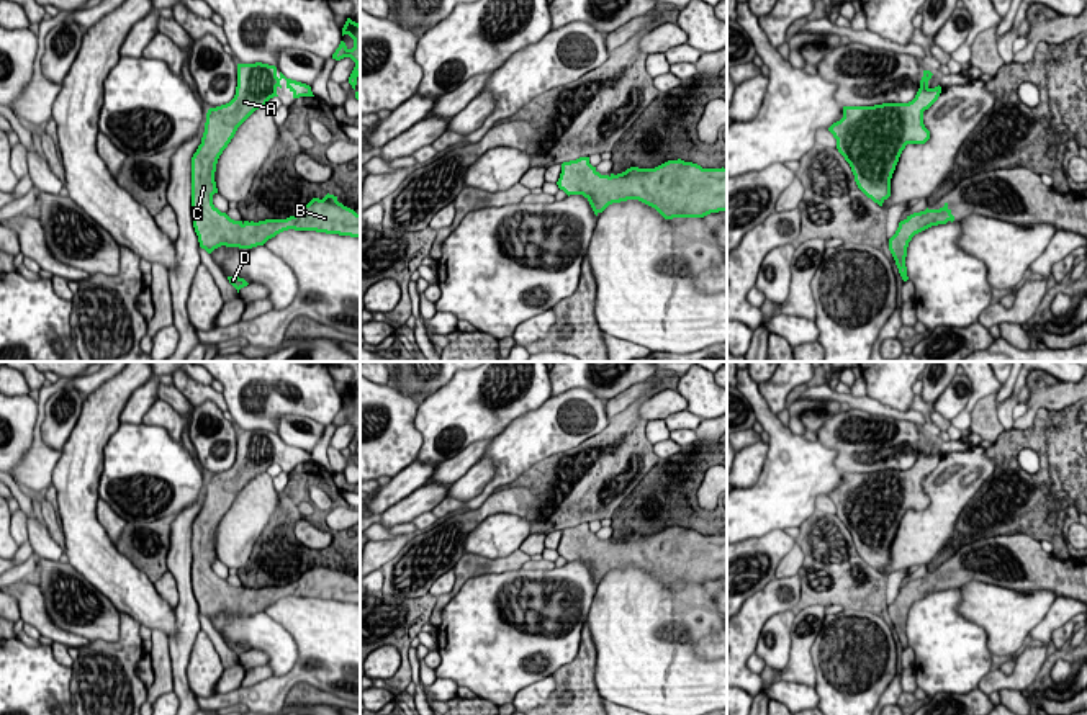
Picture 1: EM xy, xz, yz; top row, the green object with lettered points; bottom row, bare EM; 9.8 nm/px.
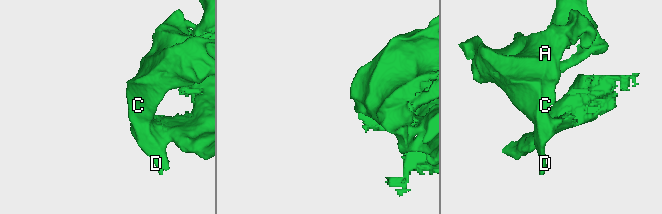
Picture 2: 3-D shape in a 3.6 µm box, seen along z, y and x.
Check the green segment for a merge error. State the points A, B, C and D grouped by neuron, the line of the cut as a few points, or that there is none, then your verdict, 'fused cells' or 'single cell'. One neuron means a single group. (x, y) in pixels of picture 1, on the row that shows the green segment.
groups A B C D; cut none; single cell

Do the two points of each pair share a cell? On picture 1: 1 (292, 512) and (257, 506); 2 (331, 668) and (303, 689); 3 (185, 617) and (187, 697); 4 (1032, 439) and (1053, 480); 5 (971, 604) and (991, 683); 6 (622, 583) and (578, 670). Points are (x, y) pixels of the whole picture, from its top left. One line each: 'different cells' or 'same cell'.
1: different cells
2: different cells
3: same cell
4: same cell
5: same cell
6: different cells

